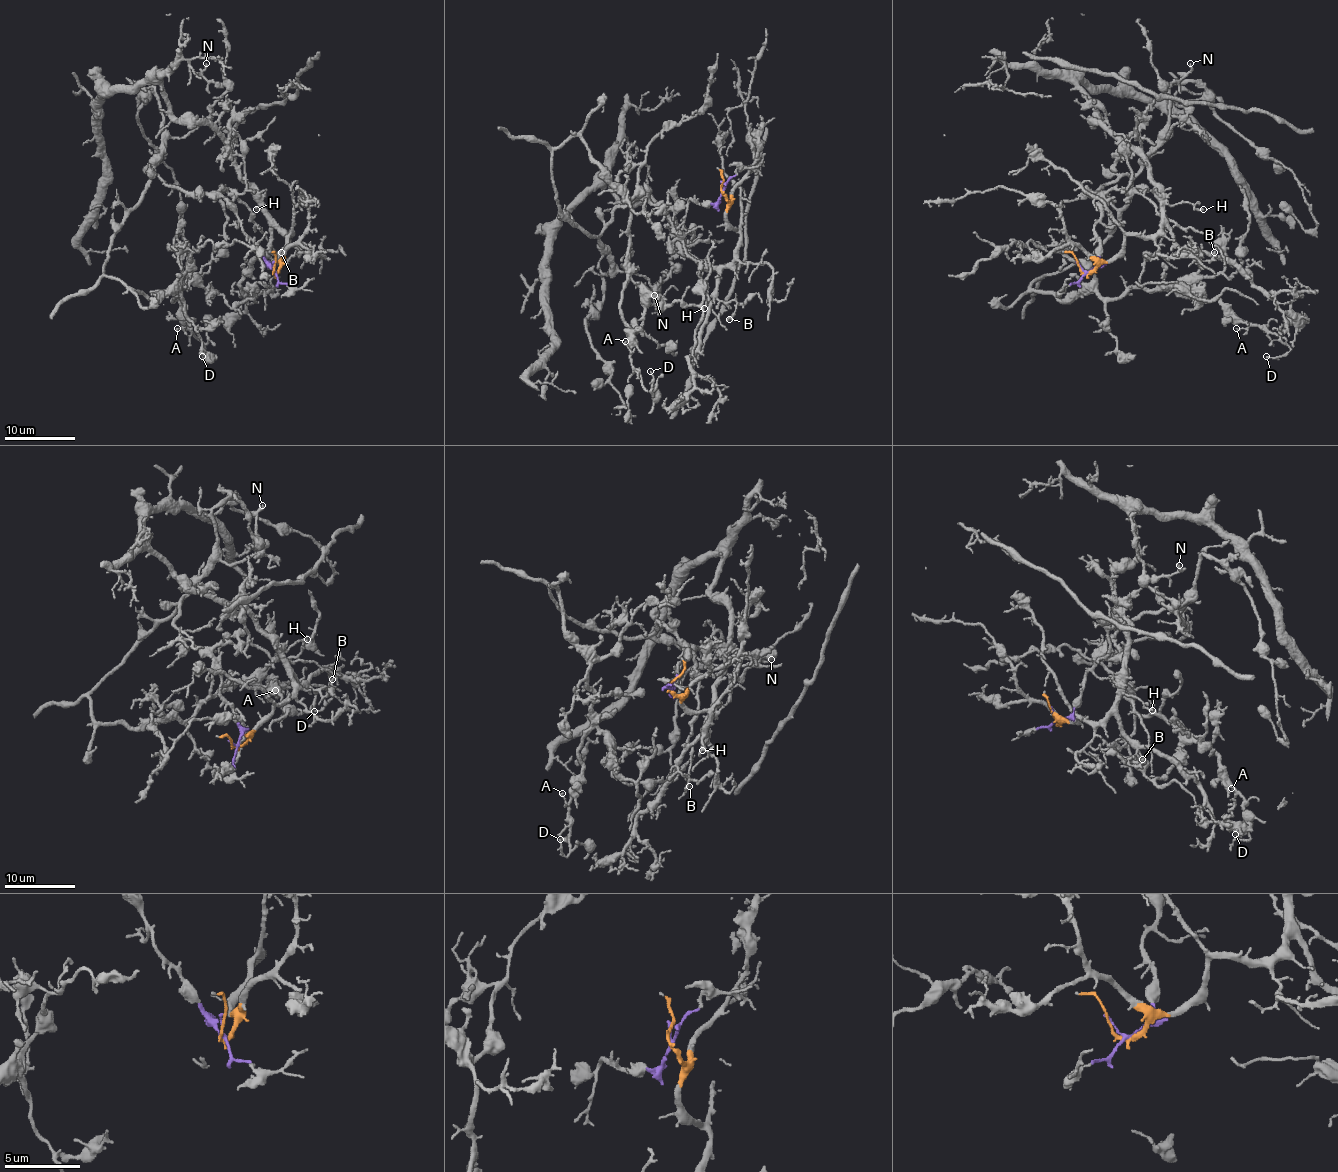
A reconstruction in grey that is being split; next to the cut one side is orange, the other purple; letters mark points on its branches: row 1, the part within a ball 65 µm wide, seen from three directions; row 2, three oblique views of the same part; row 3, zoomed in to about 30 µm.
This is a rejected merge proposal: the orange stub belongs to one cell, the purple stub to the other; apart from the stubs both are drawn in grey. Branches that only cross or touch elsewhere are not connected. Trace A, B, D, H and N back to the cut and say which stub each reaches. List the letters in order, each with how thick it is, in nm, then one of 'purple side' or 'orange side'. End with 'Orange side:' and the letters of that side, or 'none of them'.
A: 110 nm thick; purple side
B: 160 nm thick; orange side
D: 90 nm thick; purple side
H: 180 nm thick; orange side
N: 140 nm thick; purple side
Orange side: B, H

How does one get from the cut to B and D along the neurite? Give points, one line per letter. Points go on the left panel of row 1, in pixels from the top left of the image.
B: (274, 271), (291, 234), (275, 227), (268, 255), (288, 260), (279, 255), (281, 252)
D: (274, 269), (222, 197), (151, 179), (103, 273), (150, 299), (181, 289), (173, 301), (203, 356)

